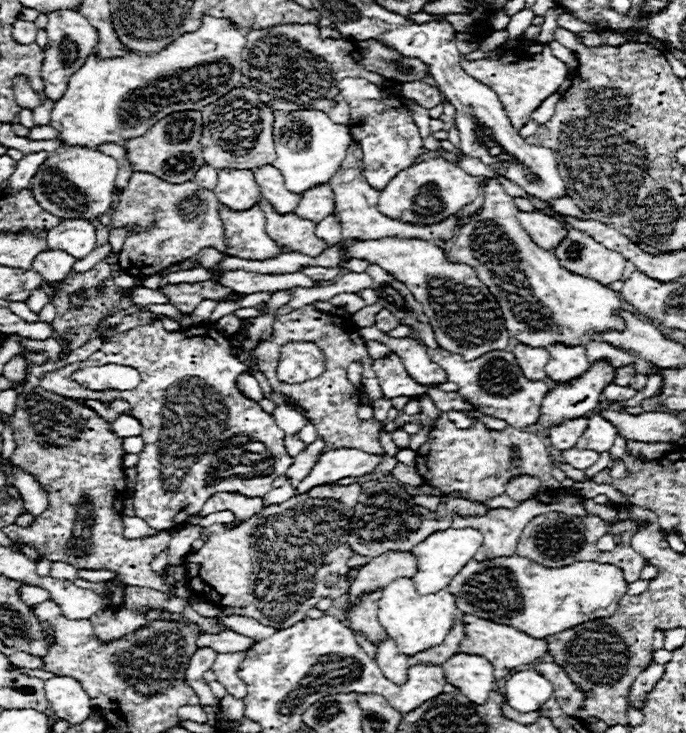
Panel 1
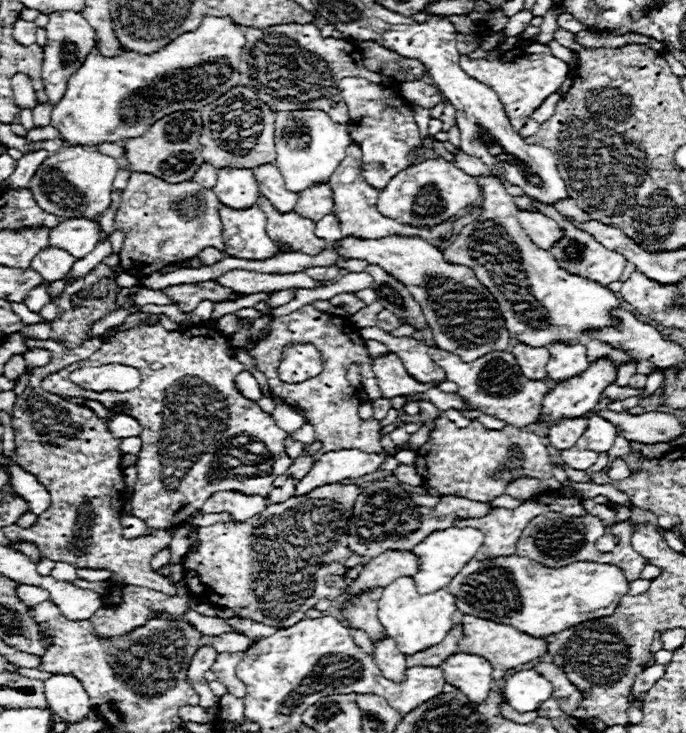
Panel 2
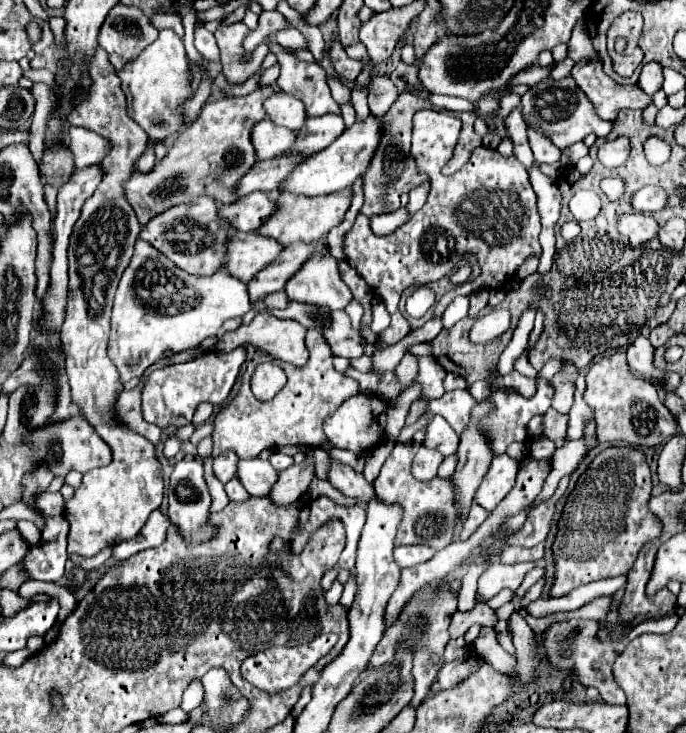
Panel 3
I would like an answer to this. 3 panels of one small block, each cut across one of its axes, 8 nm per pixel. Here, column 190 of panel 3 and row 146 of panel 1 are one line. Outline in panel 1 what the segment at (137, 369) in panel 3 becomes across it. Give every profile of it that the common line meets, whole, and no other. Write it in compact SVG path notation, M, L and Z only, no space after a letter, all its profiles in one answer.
M294 110L294 112L276 112L274 114L274 148L276 160L274 166L282 172L286 188L300 194L310 186L326 184L332 174L338 170L346 158L346 148L354 142L348 126L336 124L322 110Z

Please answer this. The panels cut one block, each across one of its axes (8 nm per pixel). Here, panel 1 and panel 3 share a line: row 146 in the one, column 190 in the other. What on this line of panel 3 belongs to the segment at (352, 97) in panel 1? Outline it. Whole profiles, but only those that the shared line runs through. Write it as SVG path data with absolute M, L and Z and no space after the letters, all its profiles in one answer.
M240 346L228 354L204 354L184 364L174 364L162 370L154 370L142 392L144 418L160 428L166 428L170 424L172 426L190 424L194 410L200 402L212 402L218 406L228 400L244 360L246 360L246 348Z

